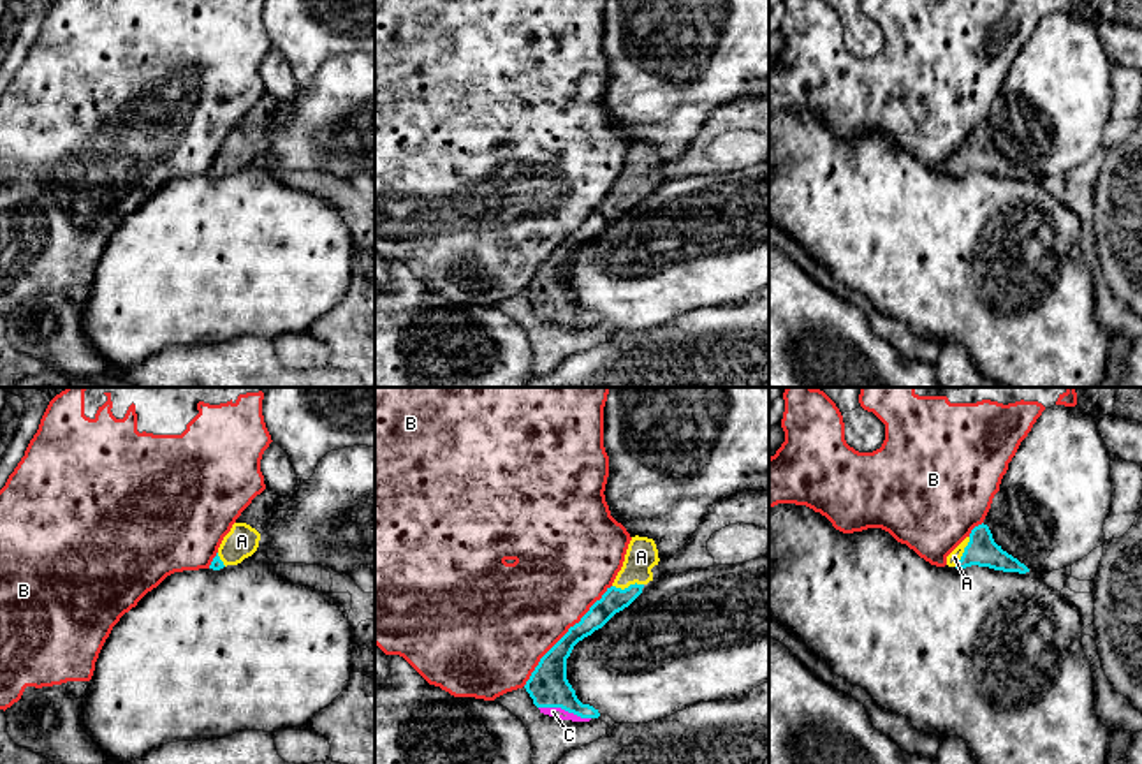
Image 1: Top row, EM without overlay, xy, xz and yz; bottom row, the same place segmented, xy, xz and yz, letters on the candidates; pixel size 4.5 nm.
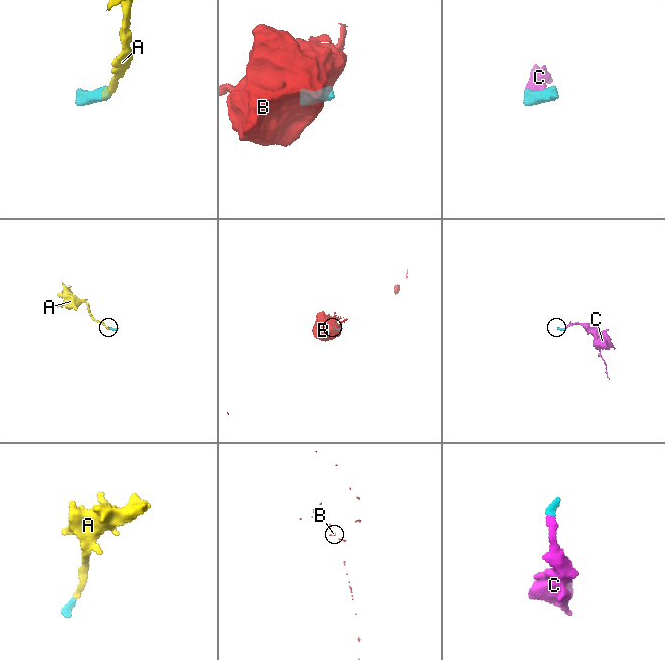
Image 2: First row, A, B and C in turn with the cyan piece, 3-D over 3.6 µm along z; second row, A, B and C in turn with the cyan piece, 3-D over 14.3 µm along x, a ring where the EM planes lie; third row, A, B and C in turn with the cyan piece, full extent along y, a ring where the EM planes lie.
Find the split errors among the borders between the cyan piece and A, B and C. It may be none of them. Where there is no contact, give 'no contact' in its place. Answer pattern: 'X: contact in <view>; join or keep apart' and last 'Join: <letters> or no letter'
A: contact in xz; join
B: contact in xz; keep apart
C: contact in xz; join
Join: A, C

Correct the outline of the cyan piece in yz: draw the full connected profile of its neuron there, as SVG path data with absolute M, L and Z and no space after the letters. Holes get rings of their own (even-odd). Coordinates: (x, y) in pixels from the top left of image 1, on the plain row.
M984 129L975 132L971 139L947 162L947 171L955 174L978 171L1003 178L1029 178L1024 169L994 148L989 132Z

